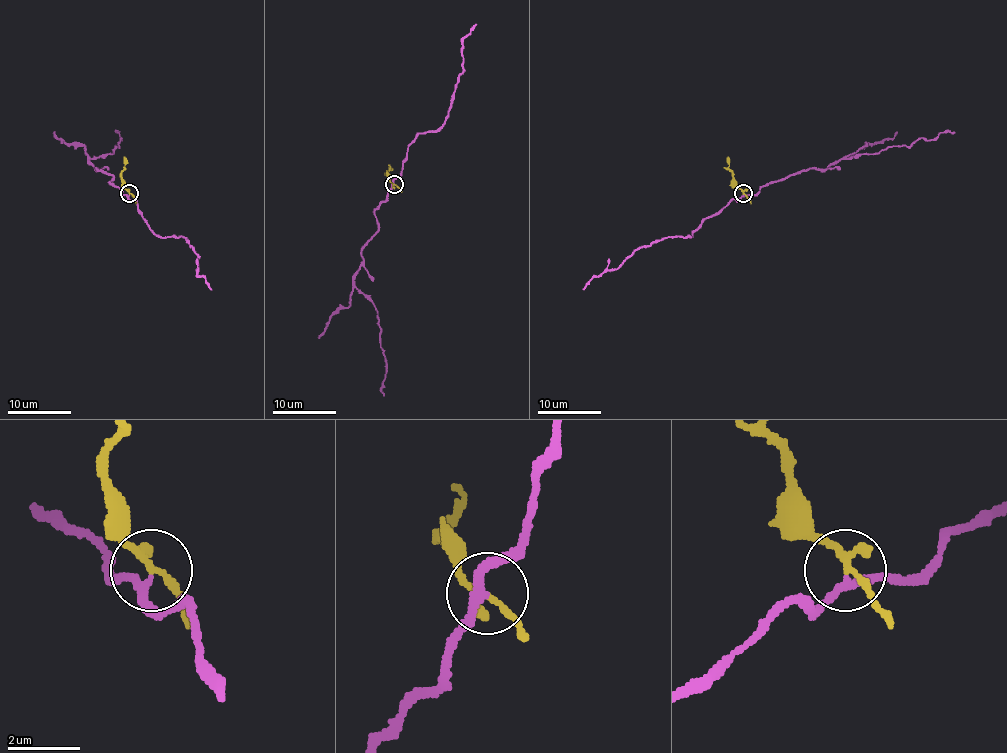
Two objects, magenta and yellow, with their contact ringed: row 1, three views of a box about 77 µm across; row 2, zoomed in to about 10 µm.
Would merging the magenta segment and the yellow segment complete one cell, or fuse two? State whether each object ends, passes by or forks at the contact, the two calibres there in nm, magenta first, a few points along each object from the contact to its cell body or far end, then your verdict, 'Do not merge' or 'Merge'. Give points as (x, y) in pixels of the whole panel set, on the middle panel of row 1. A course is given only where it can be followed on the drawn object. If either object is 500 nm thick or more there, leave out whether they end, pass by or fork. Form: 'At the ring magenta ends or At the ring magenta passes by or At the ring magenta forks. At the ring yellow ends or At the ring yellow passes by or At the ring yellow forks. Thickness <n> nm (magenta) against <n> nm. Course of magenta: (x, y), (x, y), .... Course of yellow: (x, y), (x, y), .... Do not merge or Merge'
At the ring magenta passes by. At the ring yellow passes by. Thickness 200 nm (magenta) against 200 nm. Course of magenta: (394, 184), (375, 211), (378, 230), (362, 249), (362, 265), (354, 278), (376, 311), (386, 362), (384, 396). Course of yellow: (394, 184), (386, 174), (389, 168). Do not merge

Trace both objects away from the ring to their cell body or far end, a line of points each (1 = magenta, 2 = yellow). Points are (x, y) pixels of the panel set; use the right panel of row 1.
1: (743, 194), (808, 169), (955, 132)
2: (743, 193), (727, 156)

